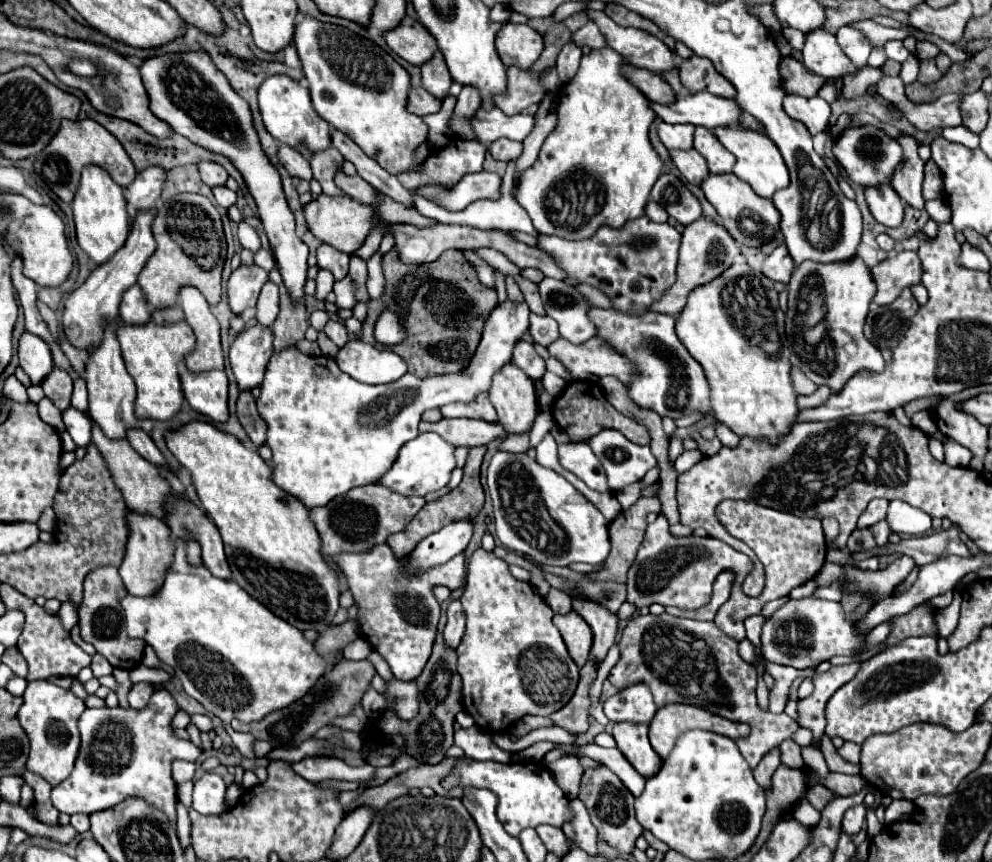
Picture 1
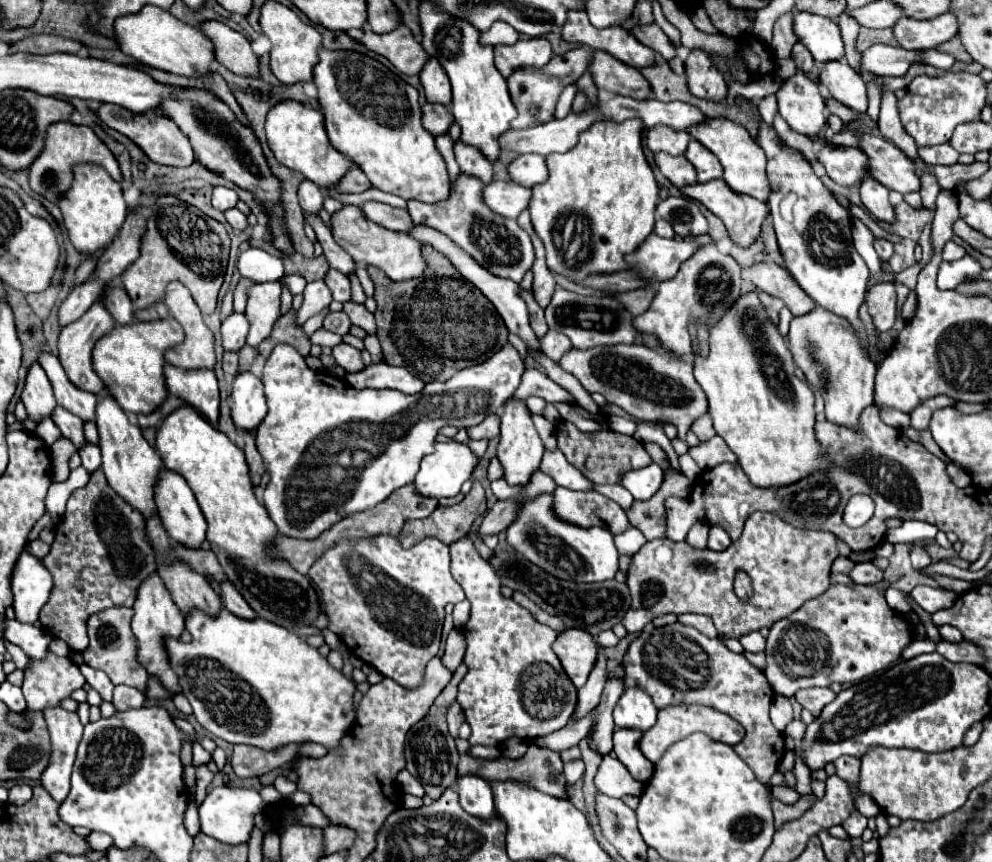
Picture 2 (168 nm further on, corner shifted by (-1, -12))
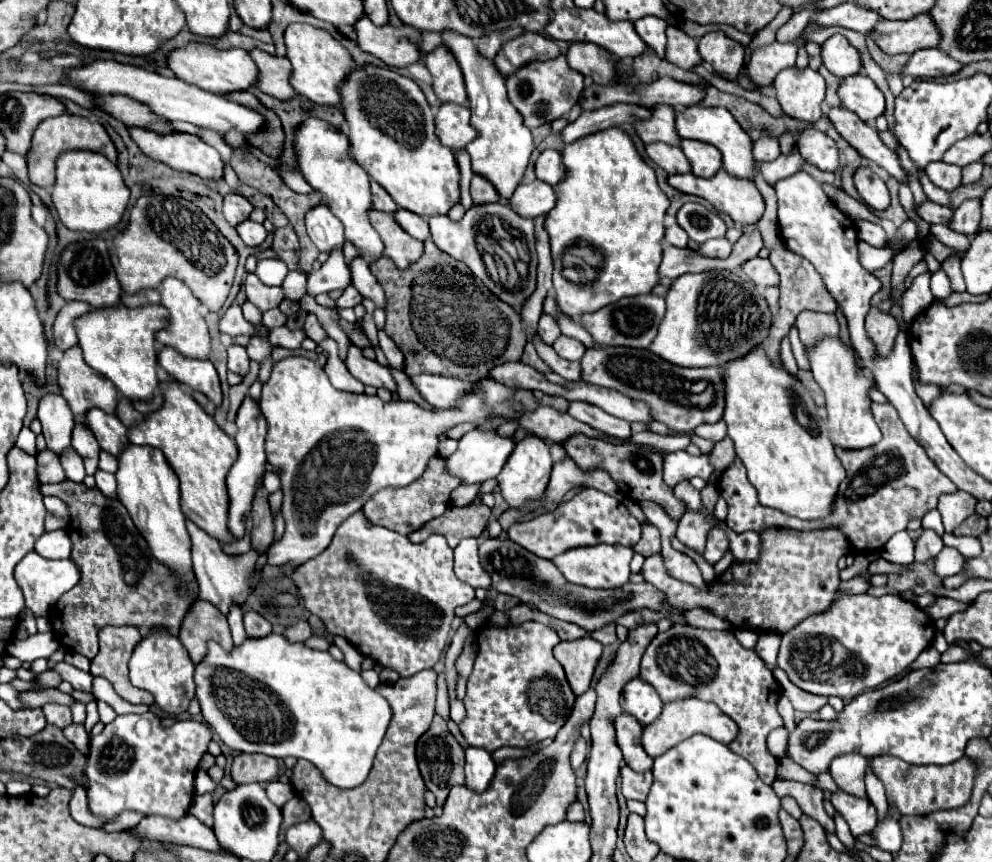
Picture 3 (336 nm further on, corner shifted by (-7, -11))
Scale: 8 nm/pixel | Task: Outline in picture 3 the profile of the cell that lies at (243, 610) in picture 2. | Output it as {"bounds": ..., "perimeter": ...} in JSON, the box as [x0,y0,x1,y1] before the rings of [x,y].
{"bounds":[244,612,272,638],"perimeter":[[[248,612],[244,616],[244,626],[246,626],[246,634],[250,638],[264,638],[264,636],[268,636],[268,632],[272,632],[272,624],[256,612]]]}

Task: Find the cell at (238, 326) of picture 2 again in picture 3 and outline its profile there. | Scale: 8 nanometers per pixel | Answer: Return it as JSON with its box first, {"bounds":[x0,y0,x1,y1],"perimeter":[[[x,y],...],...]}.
{"bounds":[228,346,250,378],"perimeter":[[[228,346],[228,370],[234,374],[240,374],[242,378],[248,374],[250,358],[244,346]]]}

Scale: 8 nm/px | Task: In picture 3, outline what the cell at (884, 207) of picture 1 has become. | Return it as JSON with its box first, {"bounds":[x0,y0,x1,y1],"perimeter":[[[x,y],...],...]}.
{"bounds":[852,168,890,210],"perimeter":[[[858,168],[852,178],[854,178],[854,186],[856,186],[858,194],[870,208],[882,210],[888,206],[888,202],[890,202],[888,188],[876,172],[872,172],[870,168]]]}

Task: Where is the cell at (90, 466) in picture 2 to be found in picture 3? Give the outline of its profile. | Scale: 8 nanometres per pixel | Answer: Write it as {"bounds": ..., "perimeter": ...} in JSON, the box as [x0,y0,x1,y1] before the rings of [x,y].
{"bounds":[94,470,118,500],"perimeter":[[[98,470],[94,474],[96,478],[96,488],[100,488],[100,492],[110,498],[110,500],[118,500],[118,484],[116,484],[116,476],[110,472],[102,472]]]}

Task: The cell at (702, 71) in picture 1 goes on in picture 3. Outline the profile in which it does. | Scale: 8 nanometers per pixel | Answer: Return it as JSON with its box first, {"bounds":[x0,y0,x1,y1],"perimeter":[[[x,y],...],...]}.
{"bounds":[698,30,744,76],"perimeter":[[[716,30],[698,40],[700,54],[706,64],[714,68],[720,76],[736,76],[740,68],[744,66],[744,46],[732,38],[728,38],[724,32]]]}

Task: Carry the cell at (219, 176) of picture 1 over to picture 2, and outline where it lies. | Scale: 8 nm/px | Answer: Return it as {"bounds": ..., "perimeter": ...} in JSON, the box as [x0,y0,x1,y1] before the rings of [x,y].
{"bounds":[212,187,238,211],"perimeter":[[[214,187],[214,191],[212,191],[212,205],[214,205],[216,209],[226,211],[226,209],[234,207],[236,201],[238,201],[236,191],[232,191],[232,189],[228,189],[228,187]]]}

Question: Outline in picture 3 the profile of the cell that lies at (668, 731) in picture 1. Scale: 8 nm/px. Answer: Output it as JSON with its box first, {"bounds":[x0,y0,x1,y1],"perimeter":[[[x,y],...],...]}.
{"bounds":[642,698,738,758],"perimeter":[[[684,698],[684,700],[676,700],[676,702],[666,702],[660,718],[656,718],[652,724],[644,726],[642,746],[652,758],[658,758],[666,750],[670,750],[672,746],[676,746],[678,742],[682,742],[694,734],[706,734],[722,744],[730,744],[738,734],[738,726],[734,724],[732,718],[728,718],[724,712],[720,712],[720,708],[716,708],[716,704],[702,702],[698,698]]]}

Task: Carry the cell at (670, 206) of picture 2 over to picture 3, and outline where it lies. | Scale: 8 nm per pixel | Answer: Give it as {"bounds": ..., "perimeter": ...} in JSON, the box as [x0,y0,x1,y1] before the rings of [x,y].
{"bounds":[676,202,726,244],"perimeter":[[[696,202],[684,204],[676,214],[676,220],[686,230],[690,240],[698,244],[704,244],[710,238],[722,238],[726,234],[724,220]]]}

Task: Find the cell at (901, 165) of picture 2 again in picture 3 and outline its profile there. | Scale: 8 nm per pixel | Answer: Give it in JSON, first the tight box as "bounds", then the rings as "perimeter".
{"bounds":[828,106,906,182],"perimeter":[[[842,106],[830,108],[828,120],[838,130],[838,134],[850,146],[854,146],[864,158],[876,162],[880,168],[884,168],[896,180],[900,180],[900,182],[906,180],[906,172],[902,170],[898,156],[880,140],[878,130],[872,124],[862,122],[858,116],[854,116],[850,110],[846,110]]]}

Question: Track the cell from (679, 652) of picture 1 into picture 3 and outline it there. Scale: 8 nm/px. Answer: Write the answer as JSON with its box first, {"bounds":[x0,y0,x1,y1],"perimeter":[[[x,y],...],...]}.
{"bounds":[640,624,784,786],"perimeter":[[[674,624],[670,630],[658,632],[656,640],[646,648],[640,678],[656,688],[662,702],[684,698],[714,702],[738,726],[738,736],[728,748],[746,758],[764,784],[770,786],[774,782],[778,760],[766,750],[766,738],[774,728],[784,726],[776,712],[780,688],[760,656],[754,650],[744,648],[734,634]]]}

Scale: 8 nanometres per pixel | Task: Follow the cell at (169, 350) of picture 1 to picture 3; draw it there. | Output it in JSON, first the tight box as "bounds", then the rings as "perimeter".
{"bounds":[74,304,168,400],"perimeter":[[[162,304],[138,308],[100,308],[76,318],[74,328],[84,360],[92,370],[106,376],[128,400],[148,400],[158,386],[156,370],[156,332],[168,324],[168,310]]]}

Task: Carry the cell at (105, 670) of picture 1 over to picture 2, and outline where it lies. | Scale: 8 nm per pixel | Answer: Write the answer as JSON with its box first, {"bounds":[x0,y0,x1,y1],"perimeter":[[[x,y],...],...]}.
{"bounds":[80,665,112,701],"perimeter":[[[80,665],[80,671],[82,675],[86,677],[86,681],[92,685],[92,689],[96,689],[104,701],[112,701],[112,681],[108,679],[108,675],[104,671],[98,671],[98,669],[92,669],[90,665]]]}

